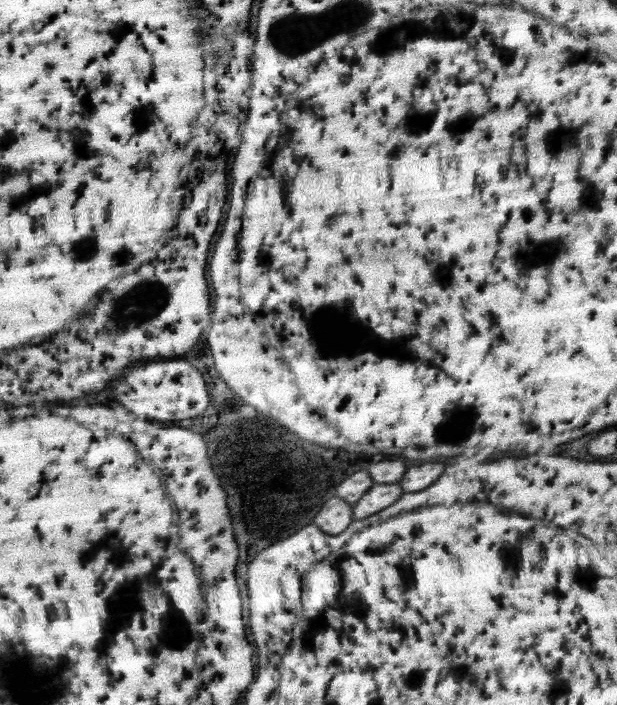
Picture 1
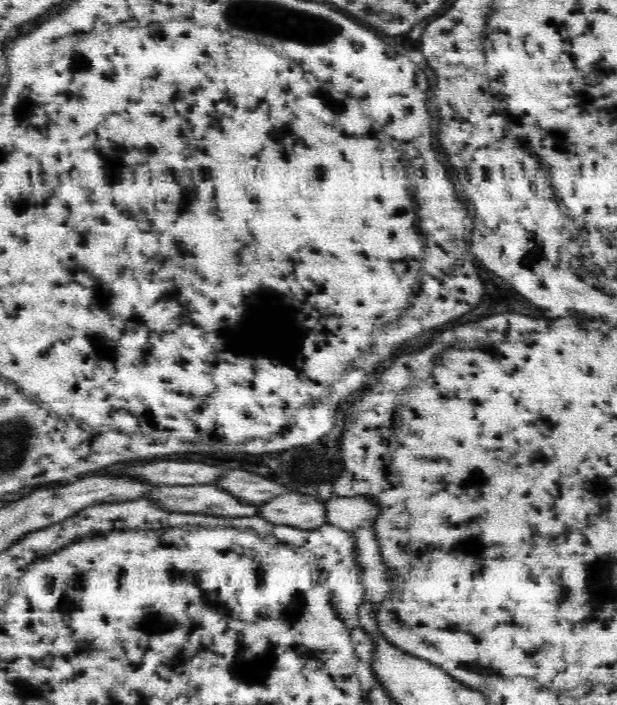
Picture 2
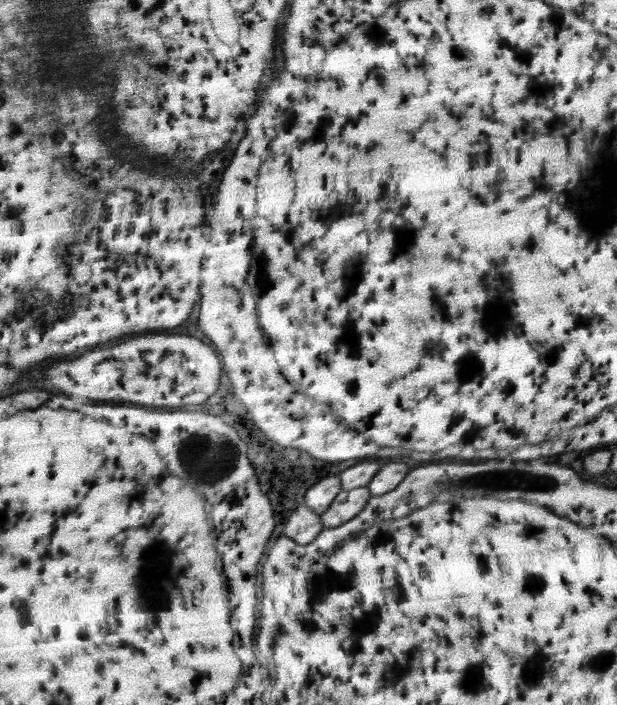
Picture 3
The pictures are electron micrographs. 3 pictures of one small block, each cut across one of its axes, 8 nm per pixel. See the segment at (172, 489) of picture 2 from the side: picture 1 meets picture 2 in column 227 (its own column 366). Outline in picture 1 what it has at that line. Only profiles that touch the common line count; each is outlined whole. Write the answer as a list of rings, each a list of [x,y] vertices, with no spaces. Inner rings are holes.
[[[378,484],[378,486],[372,486],[372,488],[354,504],[352,520],[362,520],[362,518],[366,518],[366,516],[372,516],[372,514],[380,512],[382,508],[394,504],[402,493],[398,484]]]

